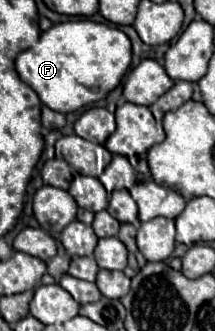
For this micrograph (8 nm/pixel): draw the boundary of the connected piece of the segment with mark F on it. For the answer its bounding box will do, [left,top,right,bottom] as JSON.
[16,19,132,113]

